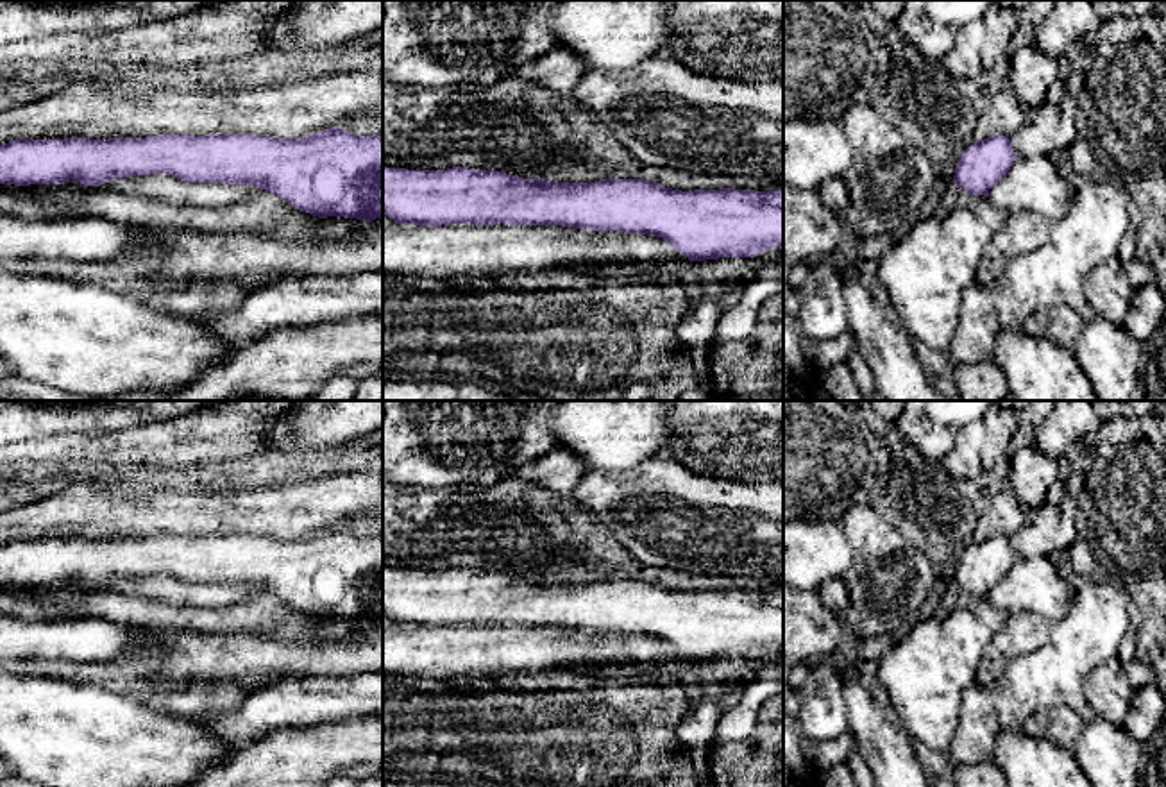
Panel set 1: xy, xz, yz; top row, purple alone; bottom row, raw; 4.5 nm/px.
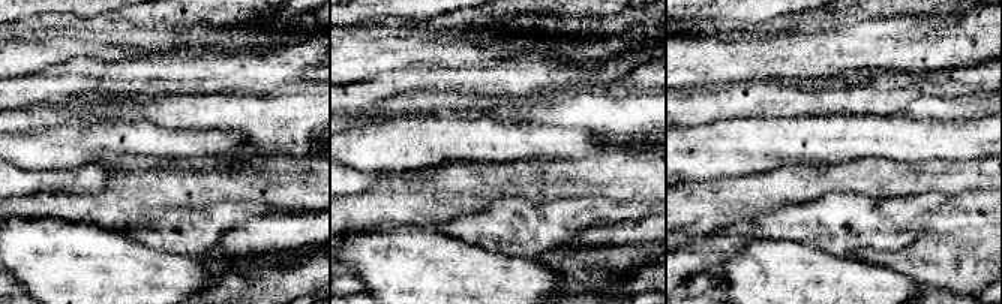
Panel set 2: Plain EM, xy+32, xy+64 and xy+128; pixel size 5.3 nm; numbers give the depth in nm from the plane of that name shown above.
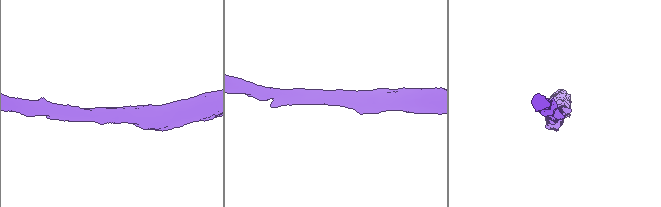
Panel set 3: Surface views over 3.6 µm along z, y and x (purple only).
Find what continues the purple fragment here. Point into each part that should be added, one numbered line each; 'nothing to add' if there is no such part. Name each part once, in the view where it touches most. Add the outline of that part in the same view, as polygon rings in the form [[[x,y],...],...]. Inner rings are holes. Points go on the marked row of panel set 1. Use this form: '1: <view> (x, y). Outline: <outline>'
nothing to add

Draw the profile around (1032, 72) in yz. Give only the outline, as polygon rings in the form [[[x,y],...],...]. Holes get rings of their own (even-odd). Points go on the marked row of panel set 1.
[[[1025,47],[1010,55],[1009,86],[1023,107],[1046,104],[1046,93],[1053,82],[1064,77],[1059,59],[1052,59],[1037,47]]]

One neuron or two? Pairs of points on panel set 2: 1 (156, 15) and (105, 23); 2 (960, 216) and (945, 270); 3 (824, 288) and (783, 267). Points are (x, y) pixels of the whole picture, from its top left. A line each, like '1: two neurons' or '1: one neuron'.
1: one neuron
2: two neurons
3: one neuron

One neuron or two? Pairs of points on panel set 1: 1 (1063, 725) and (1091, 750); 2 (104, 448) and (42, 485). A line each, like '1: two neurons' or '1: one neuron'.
1: two neurons
2: two neurons

